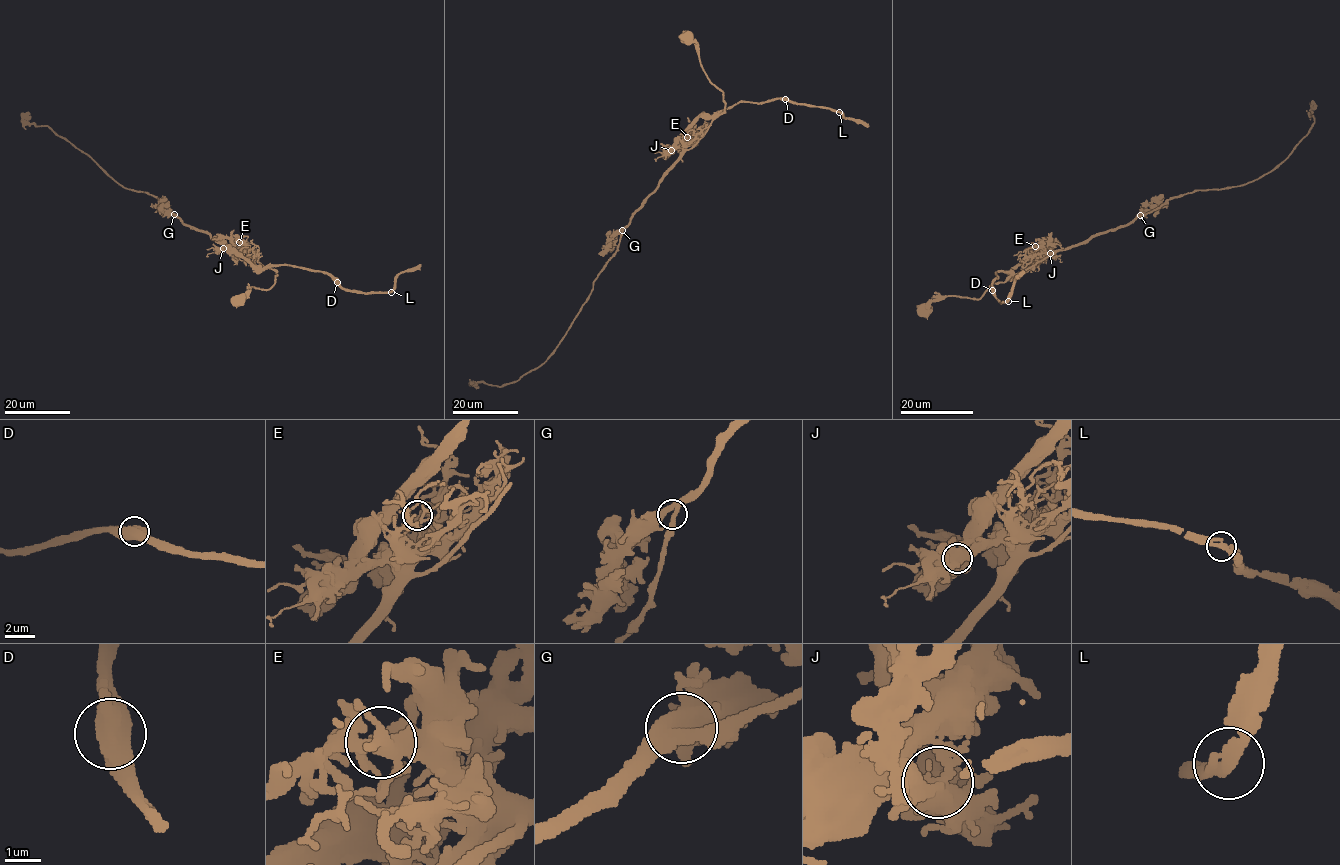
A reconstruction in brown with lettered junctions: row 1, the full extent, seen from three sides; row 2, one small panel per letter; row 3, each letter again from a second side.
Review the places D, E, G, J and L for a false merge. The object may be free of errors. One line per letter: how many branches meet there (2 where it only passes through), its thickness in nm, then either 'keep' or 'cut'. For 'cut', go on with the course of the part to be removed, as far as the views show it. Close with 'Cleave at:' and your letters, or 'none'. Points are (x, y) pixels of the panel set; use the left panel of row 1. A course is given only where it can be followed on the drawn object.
D: 2 branches meet; 750 nm thick; keep
E: 3 branches meet; 300 nm thick; keep
G: 3 branches meet; 380 nm thick; keep
J: 4 branches meet; 650 nm thick; cut; foreign part runs (223, 248), (228, 245), (261, 268), (328, 273), (342, 287), (363, 292), (389, 292), (400, 273), (421, 264)
L: 2 branches meet; 360 nm thick; keep
Cleave at: J

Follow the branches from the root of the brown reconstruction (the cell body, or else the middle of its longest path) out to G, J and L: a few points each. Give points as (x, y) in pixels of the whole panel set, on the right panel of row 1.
G: (925, 312), (939, 297), (979, 298), (991, 285), (1003, 283), (1056, 251), (1114, 231), (1140, 215)
J: (925, 312), (928, 305), (939, 297), (979, 298), (991, 285), (1026, 272), (1051, 253)
L: (925, 312), (939, 297), (979, 298), (1010, 275), (998, 272), (992, 293), (1008, 301)

